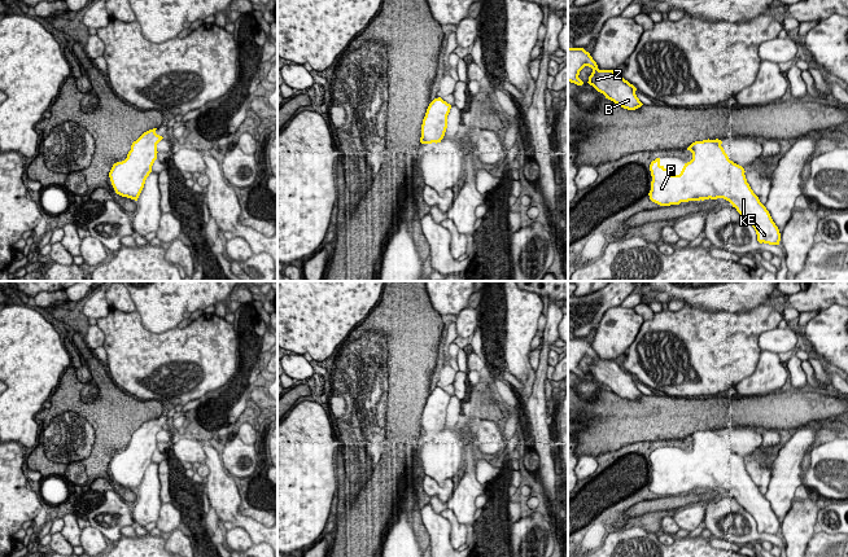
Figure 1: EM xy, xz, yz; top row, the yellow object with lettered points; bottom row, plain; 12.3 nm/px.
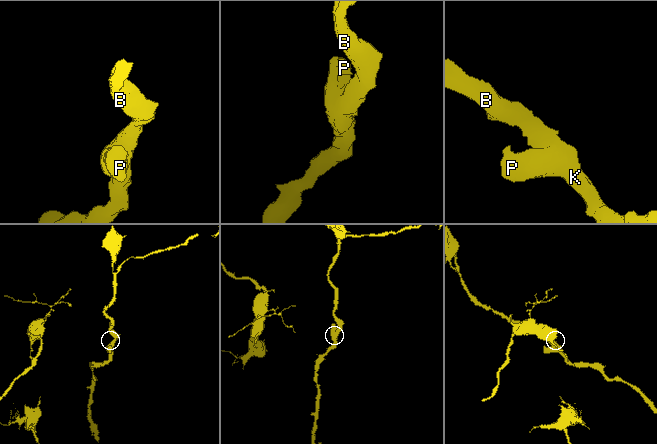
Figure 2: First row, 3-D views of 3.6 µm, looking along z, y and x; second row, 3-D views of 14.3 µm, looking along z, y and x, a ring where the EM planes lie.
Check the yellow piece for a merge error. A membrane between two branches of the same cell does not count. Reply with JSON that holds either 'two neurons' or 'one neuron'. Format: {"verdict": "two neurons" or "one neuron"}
{"verdict": "one neuron"}

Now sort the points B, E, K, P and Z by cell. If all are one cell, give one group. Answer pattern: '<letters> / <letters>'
B E K P Z

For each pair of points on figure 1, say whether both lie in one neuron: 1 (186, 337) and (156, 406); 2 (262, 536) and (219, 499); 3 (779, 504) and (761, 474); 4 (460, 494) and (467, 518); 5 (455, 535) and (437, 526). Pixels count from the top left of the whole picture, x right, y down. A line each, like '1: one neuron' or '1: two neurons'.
1: two neurons
2: one neuron
3: two neurons
4: one neuron
5: two neurons

